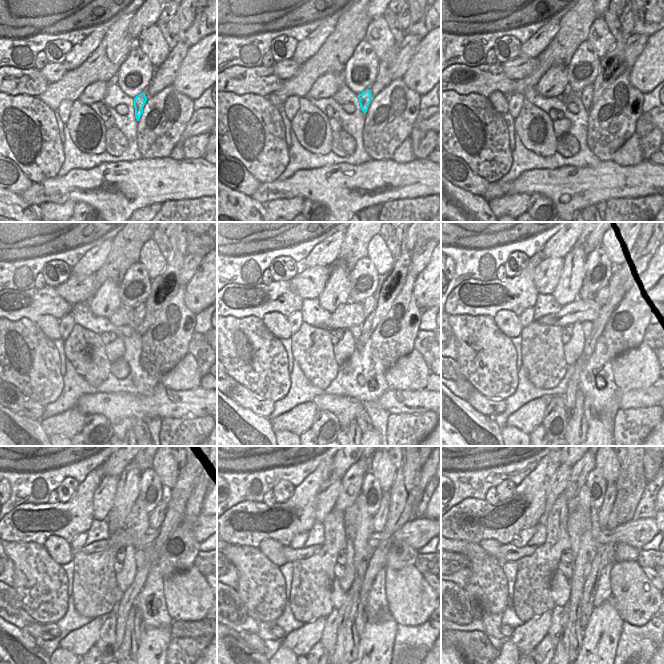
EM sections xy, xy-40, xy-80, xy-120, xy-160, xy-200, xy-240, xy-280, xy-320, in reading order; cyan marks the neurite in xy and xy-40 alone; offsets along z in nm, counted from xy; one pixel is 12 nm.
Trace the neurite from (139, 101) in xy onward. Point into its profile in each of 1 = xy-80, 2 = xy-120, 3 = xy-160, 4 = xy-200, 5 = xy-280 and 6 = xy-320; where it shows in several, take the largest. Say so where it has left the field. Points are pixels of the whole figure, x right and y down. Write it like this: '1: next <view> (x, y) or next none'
1: next xy-80 (586, 93)
2: next xy-120 (139, 312)
3: next xy-160 (368, 304)
4: next xy-200 (601, 298)
5: next xy-280 (380, 517)
6: next xy-320 (603, 514)

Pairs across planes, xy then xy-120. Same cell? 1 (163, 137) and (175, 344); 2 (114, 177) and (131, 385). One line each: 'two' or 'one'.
1: one
2: two

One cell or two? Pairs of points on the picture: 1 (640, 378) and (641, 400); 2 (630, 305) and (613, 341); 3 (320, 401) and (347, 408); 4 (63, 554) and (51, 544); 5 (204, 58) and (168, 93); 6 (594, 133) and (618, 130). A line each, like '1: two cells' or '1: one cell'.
1: two cells
2: one cell
3: one cell
4: one cell
5: two cells
6: one cell

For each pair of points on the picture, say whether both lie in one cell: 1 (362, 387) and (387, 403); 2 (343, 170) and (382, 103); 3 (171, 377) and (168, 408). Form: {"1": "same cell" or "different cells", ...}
{"1": "different cells", "2": "different cells", "3": "different cells"}

